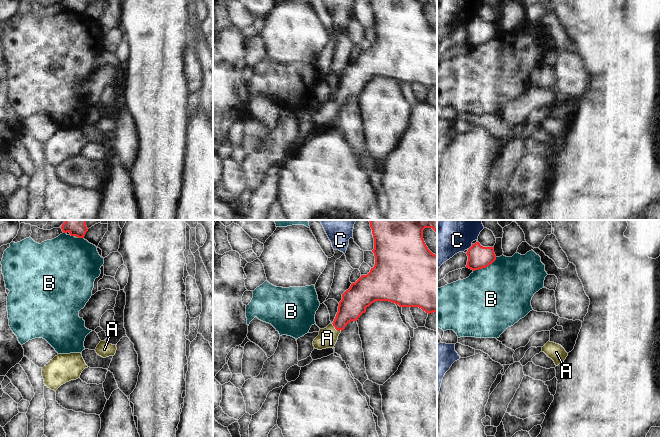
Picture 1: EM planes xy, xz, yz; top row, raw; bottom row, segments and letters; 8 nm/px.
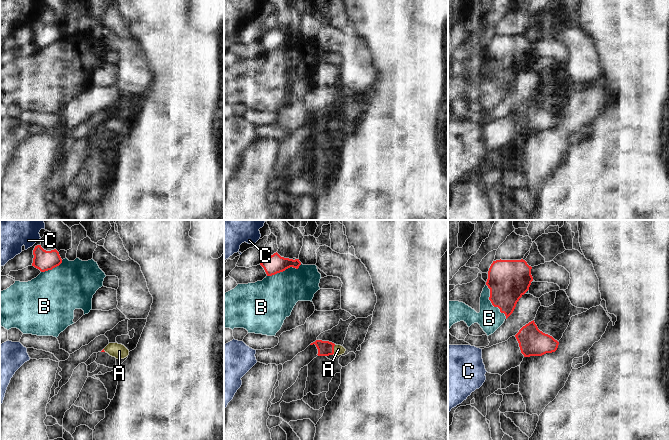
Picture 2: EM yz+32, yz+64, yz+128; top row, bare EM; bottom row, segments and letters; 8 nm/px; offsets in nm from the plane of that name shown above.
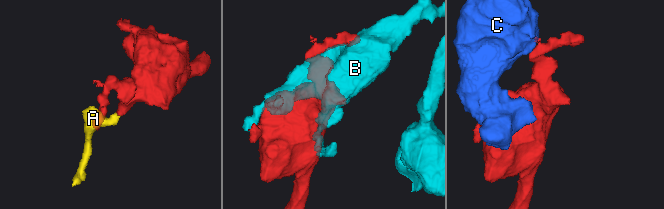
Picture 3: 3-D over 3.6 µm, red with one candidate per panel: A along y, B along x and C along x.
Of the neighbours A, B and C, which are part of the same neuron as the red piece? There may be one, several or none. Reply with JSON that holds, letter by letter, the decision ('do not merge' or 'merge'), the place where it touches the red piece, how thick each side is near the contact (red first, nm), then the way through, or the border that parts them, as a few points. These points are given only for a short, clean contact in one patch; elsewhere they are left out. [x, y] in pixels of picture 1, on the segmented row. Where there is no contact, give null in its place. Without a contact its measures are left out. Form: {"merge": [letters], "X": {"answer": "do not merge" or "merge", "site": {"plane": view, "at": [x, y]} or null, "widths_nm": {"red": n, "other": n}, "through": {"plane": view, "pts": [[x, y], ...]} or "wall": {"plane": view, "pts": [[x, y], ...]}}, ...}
{"merge": ["A"], "A": {"answer": "merge", "site": {"plane": "xz", "at": [336, 329]}, "widths_nm": {"red": 200, "other": 160}, "through": {"plane": "xz", "pts": [[353, 304], [336, 329], [327, 338]]}}, "B": {"answer": "do not merge", "site": {"plane": "yz", "at": [485, 267]}, "widths_nm": {"red": 180, "other": 500}}, "C": {"answer": "do not merge", "site": {"plane": "yz", "at": [470, 247]}, "widths_nm": {"red": 180, "other": 460}}}

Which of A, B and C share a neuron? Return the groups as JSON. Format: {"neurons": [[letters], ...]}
{"neurons": [["A"], ["B"], ["C"]]}

